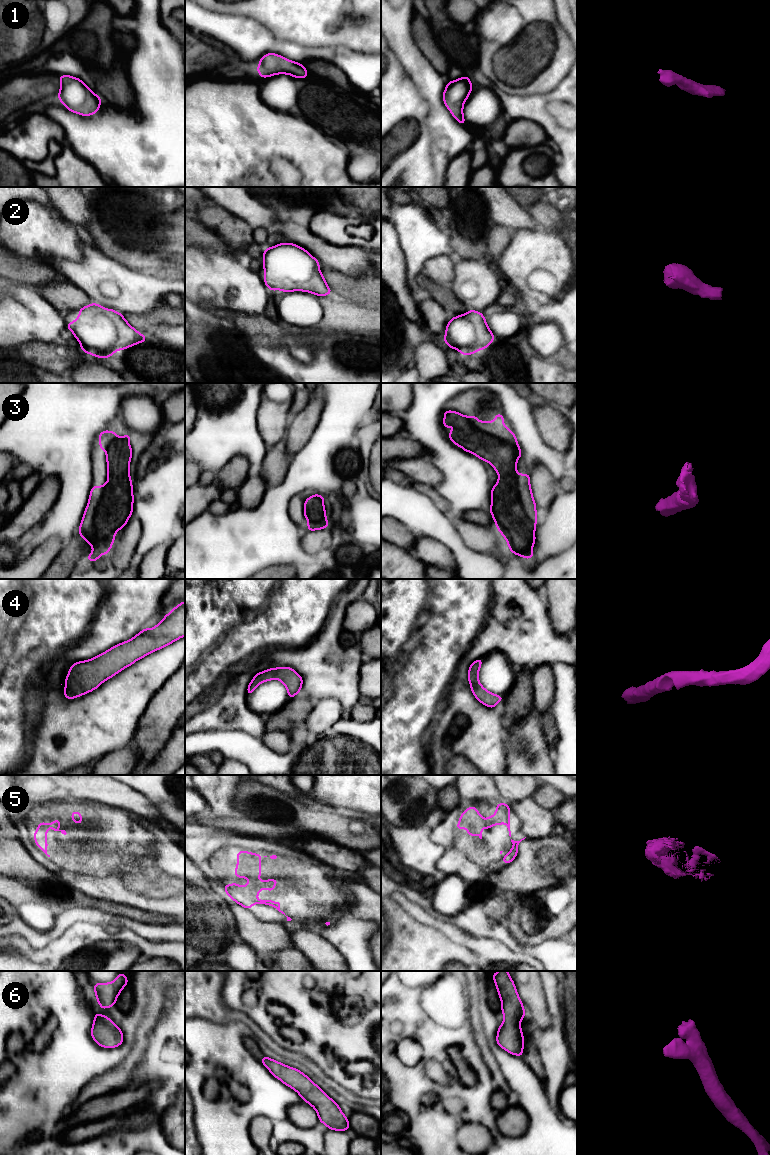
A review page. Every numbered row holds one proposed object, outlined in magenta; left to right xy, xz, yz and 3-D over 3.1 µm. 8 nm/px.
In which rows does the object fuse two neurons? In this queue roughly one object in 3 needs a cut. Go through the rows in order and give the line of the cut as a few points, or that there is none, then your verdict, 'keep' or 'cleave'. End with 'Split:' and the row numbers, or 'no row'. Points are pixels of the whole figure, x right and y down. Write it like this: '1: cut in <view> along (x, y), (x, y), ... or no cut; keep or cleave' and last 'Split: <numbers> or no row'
1: no cut; keep
2: no cut; keep
3: no cut; keep
4: no cut; keep
5: no cut; keep
6: no cut; keep
Split: no row

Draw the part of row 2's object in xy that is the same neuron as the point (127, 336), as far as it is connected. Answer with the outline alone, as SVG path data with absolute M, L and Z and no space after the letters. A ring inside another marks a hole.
M97 303L79 309L79 317L66 324L79 341L81 351L99 358L111 357L117 350L125 350L147 337L134 329L123 314L105 309Z

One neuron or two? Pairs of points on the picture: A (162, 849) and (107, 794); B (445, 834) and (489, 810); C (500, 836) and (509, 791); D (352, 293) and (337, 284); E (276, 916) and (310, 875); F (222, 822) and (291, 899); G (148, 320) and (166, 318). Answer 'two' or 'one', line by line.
A: two
B: one
C: two
D: one
E: one
F: two
G: one

